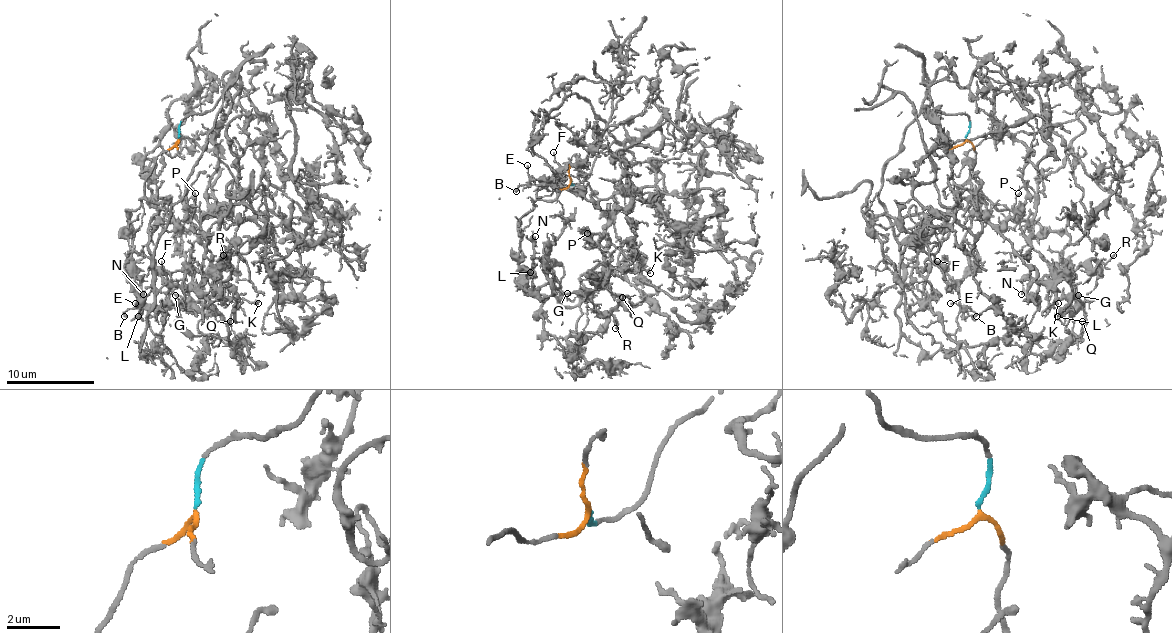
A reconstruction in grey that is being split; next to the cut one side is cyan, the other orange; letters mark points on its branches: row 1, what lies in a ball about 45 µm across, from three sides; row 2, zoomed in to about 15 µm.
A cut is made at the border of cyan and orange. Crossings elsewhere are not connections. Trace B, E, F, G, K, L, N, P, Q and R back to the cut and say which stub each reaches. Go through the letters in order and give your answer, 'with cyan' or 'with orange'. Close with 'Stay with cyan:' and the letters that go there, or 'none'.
B: with orange
E: with orange
F: with orange
G: with cyan
K: with cyan
L: with orange
N: with orange
P: with cyan
Q: with cyan
R: with cyan
Stay with cyan: G, K, P, Q, R

